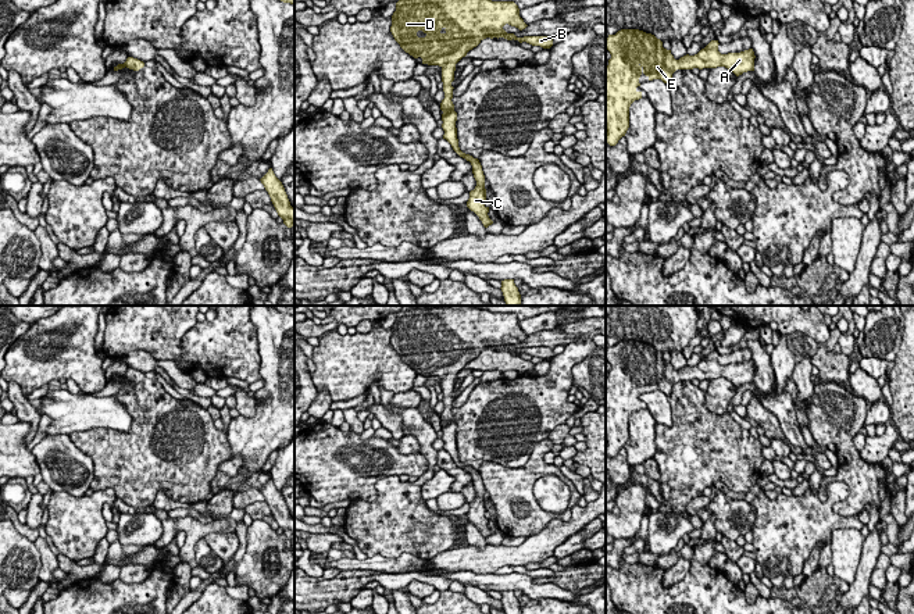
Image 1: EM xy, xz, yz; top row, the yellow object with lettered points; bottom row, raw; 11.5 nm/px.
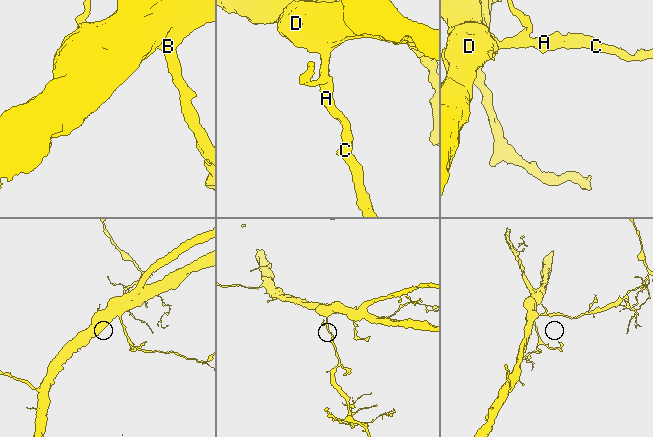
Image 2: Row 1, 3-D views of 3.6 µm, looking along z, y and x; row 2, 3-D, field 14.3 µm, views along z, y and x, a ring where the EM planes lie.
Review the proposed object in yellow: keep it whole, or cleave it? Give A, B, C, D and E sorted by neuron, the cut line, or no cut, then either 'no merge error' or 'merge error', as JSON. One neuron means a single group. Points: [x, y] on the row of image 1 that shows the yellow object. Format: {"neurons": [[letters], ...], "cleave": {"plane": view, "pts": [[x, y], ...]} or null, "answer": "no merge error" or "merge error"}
{"neurons": [["A", "B", "C", "D", "E"]], "cleave": null, "answer": "no merge error"}

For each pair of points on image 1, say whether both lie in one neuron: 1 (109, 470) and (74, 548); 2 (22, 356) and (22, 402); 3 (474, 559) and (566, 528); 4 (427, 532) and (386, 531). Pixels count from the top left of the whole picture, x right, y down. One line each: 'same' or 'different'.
1: different
2: different
3: same
4: same

